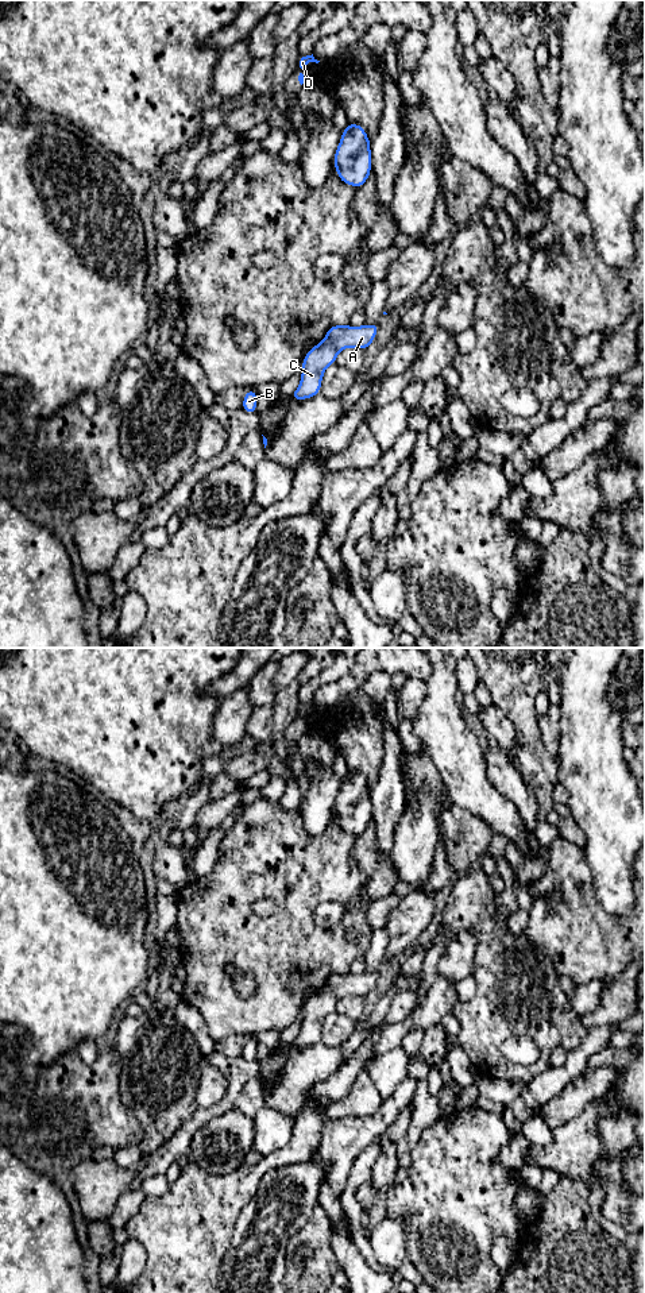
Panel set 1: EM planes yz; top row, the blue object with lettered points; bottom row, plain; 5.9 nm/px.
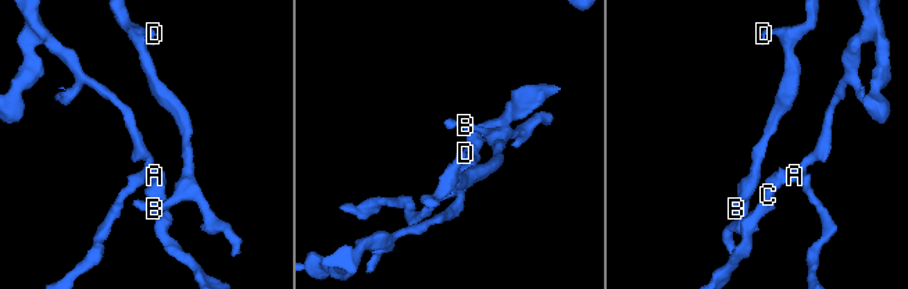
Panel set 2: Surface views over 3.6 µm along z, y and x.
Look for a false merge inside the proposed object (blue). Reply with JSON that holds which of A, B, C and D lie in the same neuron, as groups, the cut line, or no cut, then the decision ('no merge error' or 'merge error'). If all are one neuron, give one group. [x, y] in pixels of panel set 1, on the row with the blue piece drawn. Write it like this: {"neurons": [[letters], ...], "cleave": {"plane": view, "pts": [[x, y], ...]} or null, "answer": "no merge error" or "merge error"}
{"neurons": [["A", "B", "D"], ["C"]], "cleave": {"plane": "yz", "pts": [[327, 336], [338, 351]]}, "answer": "merge error"}

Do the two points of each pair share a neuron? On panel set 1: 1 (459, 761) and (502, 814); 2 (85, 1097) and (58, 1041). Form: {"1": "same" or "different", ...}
{"1": "same", "2": "different"}

